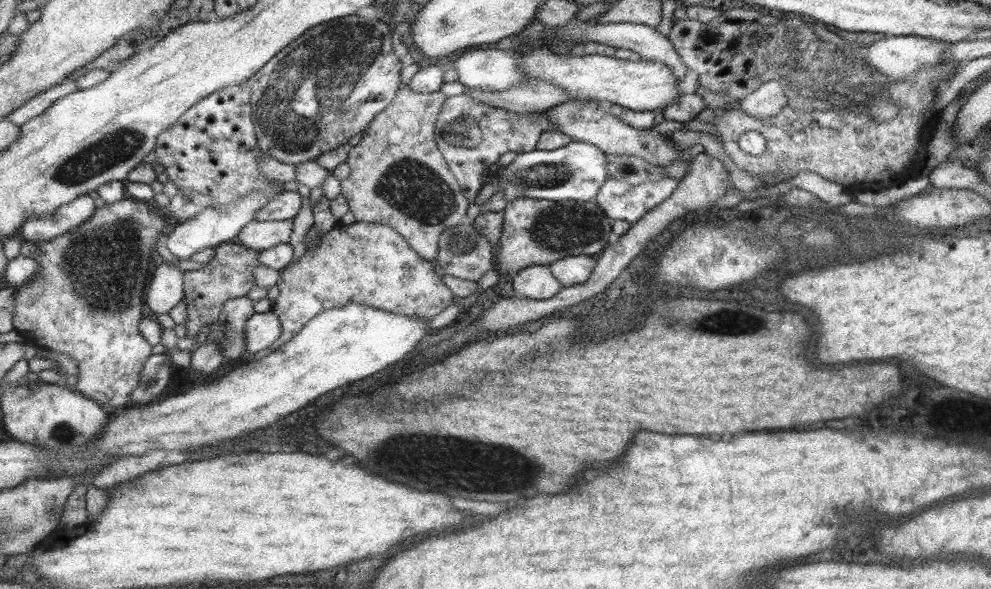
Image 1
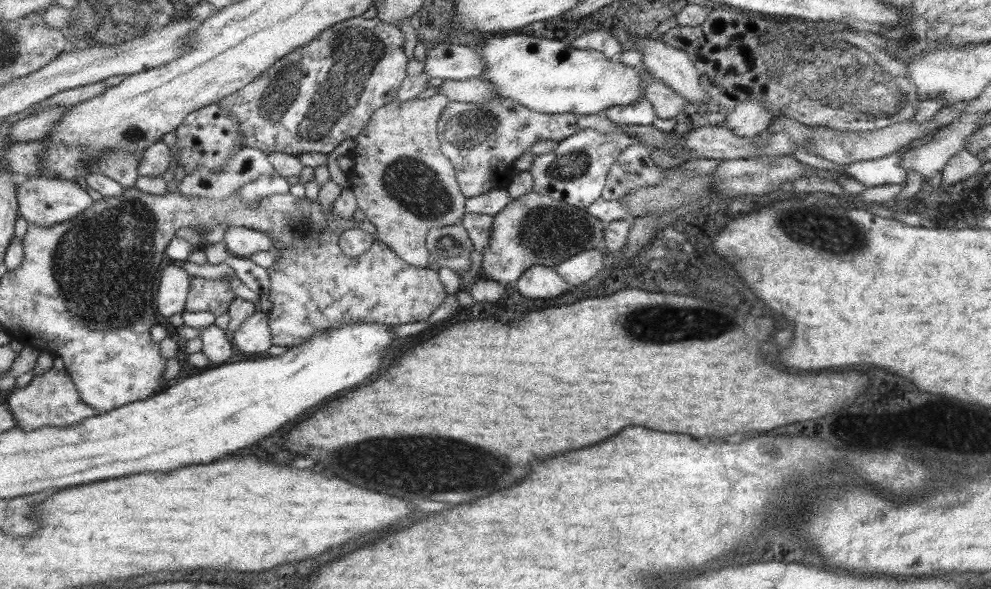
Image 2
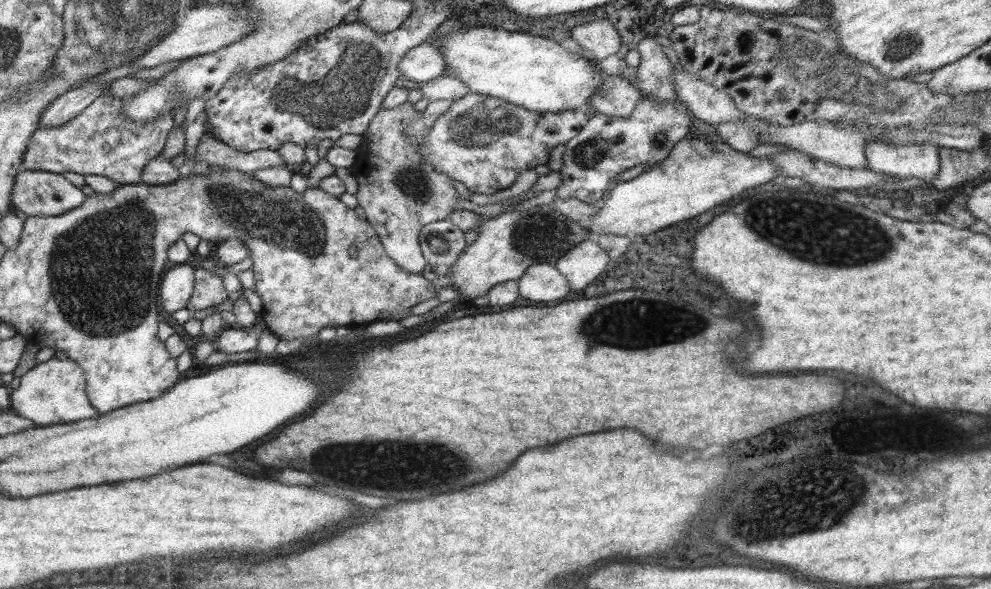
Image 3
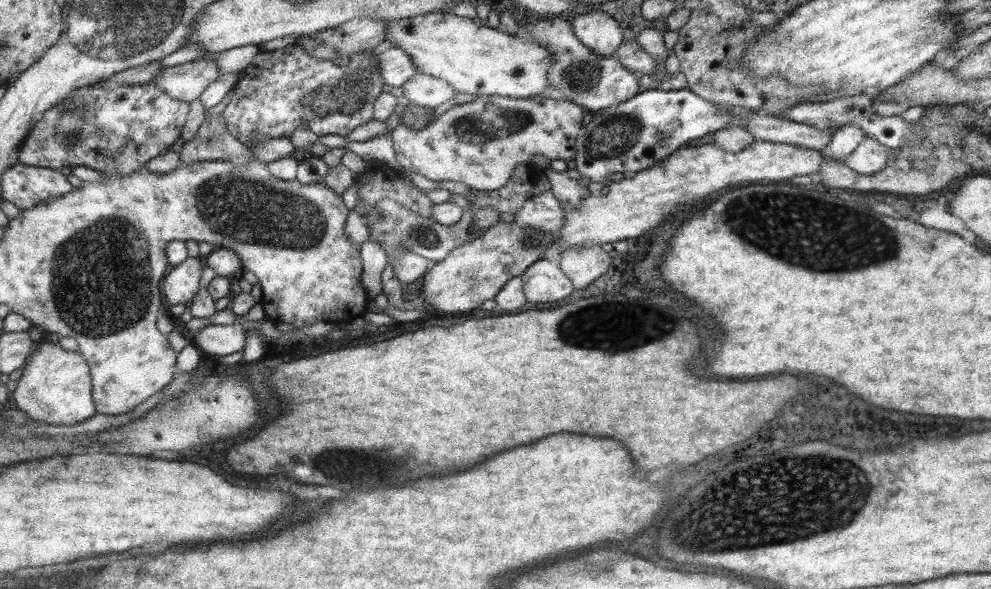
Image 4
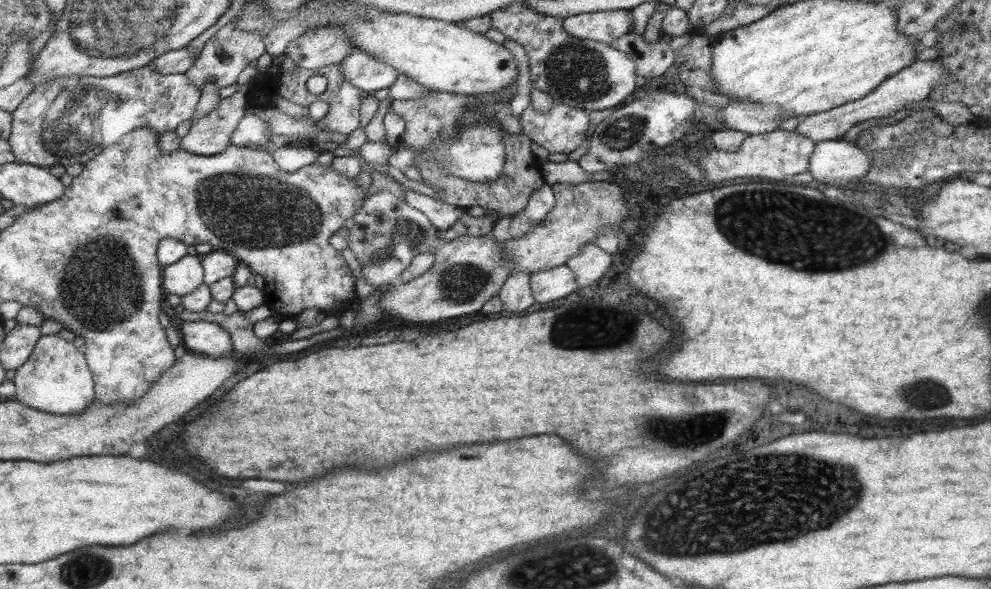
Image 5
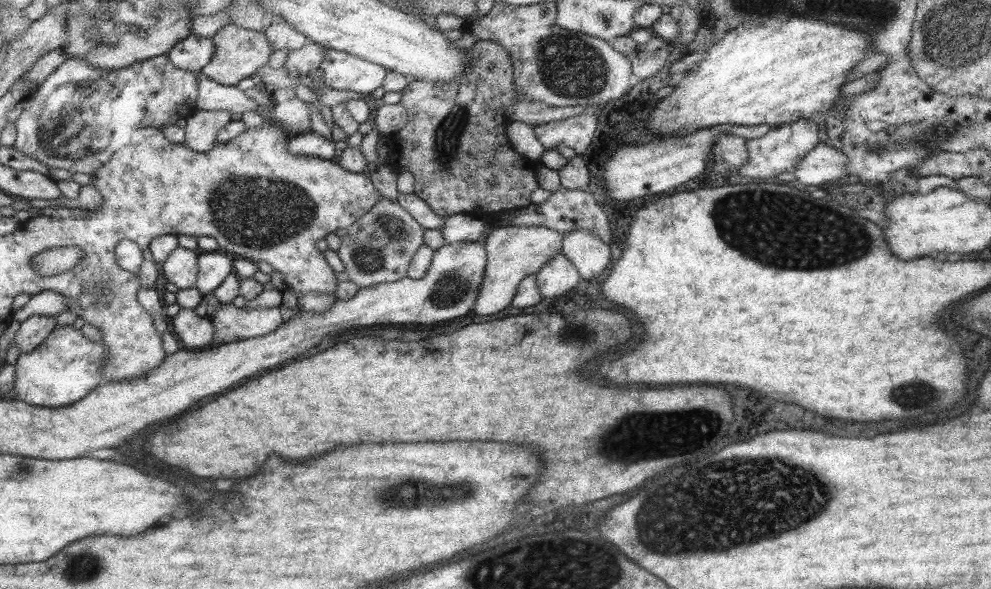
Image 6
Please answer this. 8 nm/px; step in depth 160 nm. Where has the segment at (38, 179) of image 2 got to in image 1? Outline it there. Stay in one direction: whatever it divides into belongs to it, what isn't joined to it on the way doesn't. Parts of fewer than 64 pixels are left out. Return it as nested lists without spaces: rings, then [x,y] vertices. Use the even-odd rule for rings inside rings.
[[[83,193],[72,203],[60,206],[55,213],[48,215],[29,215],[21,227],[21,235],[25,240],[34,244],[39,241],[48,241],[55,237],[83,225],[97,210],[95,199]]]

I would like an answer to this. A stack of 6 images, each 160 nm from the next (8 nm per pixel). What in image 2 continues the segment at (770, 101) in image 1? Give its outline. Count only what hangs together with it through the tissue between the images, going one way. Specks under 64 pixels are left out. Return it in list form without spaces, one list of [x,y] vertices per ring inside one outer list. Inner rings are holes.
[[[749,100],[729,109],[724,126],[734,136],[753,139],[765,131],[772,119],[770,112],[760,102]]]

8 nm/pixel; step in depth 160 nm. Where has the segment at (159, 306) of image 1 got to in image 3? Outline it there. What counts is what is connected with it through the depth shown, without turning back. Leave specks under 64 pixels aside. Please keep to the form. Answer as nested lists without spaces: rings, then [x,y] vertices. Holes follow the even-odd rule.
[[[183,263],[169,269],[164,276],[160,288],[163,310],[172,313],[181,310],[181,308],[189,309],[196,289],[196,269]]]

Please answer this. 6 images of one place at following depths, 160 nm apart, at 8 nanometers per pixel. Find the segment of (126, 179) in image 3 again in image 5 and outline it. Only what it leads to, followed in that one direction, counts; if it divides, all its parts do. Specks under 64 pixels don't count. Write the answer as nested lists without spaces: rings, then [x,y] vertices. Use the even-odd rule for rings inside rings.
[[[153,64],[107,78],[65,76],[53,82],[45,82],[44,85],[37,85],[19,108],[12,112],[14,129],[8,141],[21,163],[45,168],[84,164],[97,158],[109,146],[135,130],[155,130],[161,136],[175,132],[181,122],[193,120],[201,97],[200,86],[193,84],[187,74],[163,76],[153,68]]]

